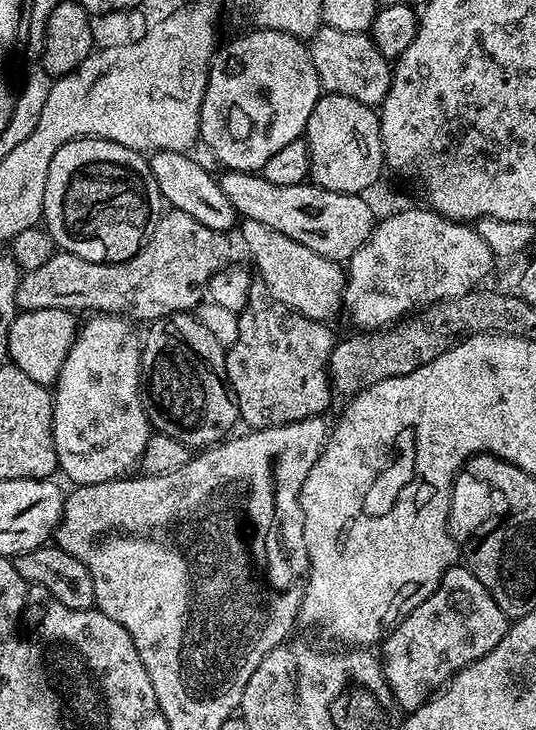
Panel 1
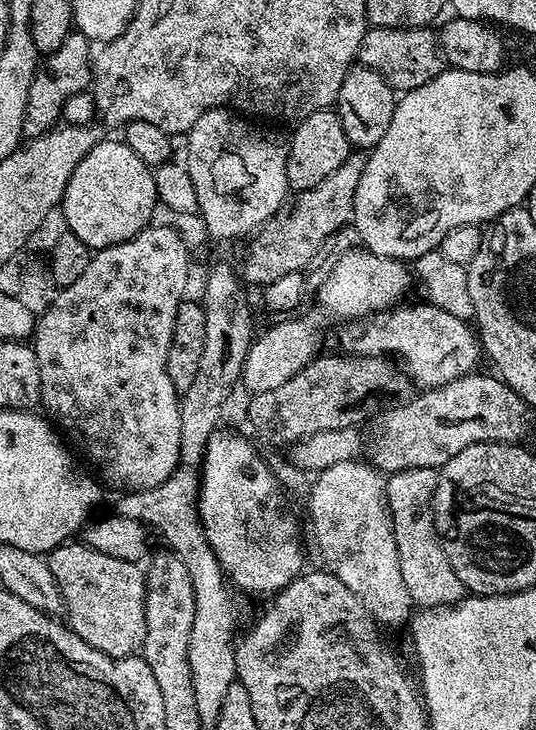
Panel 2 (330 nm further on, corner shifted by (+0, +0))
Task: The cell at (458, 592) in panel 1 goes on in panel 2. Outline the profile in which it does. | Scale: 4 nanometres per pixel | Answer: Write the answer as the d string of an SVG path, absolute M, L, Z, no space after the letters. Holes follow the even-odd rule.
M411 468L401 472L393 472L387 477L386 498L392 515L394 526L394 542L398 542L398 562L402 566L402 579L406 582L406 590L410 590L413 605L420 608L446 608L449 604L456 604L465 599L466 589L464 583L454 574L454 566L450 566L450 558L440 545L434 522L434 490L438 472L435 468Z

